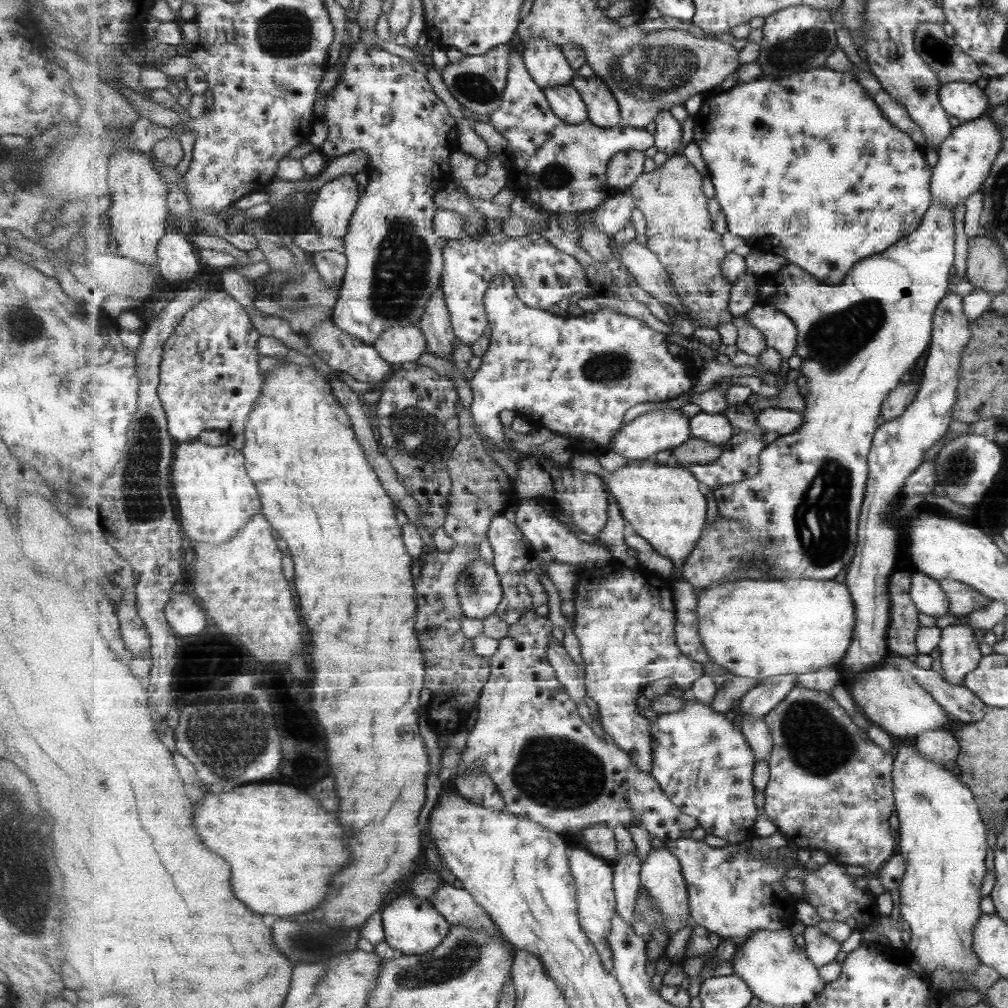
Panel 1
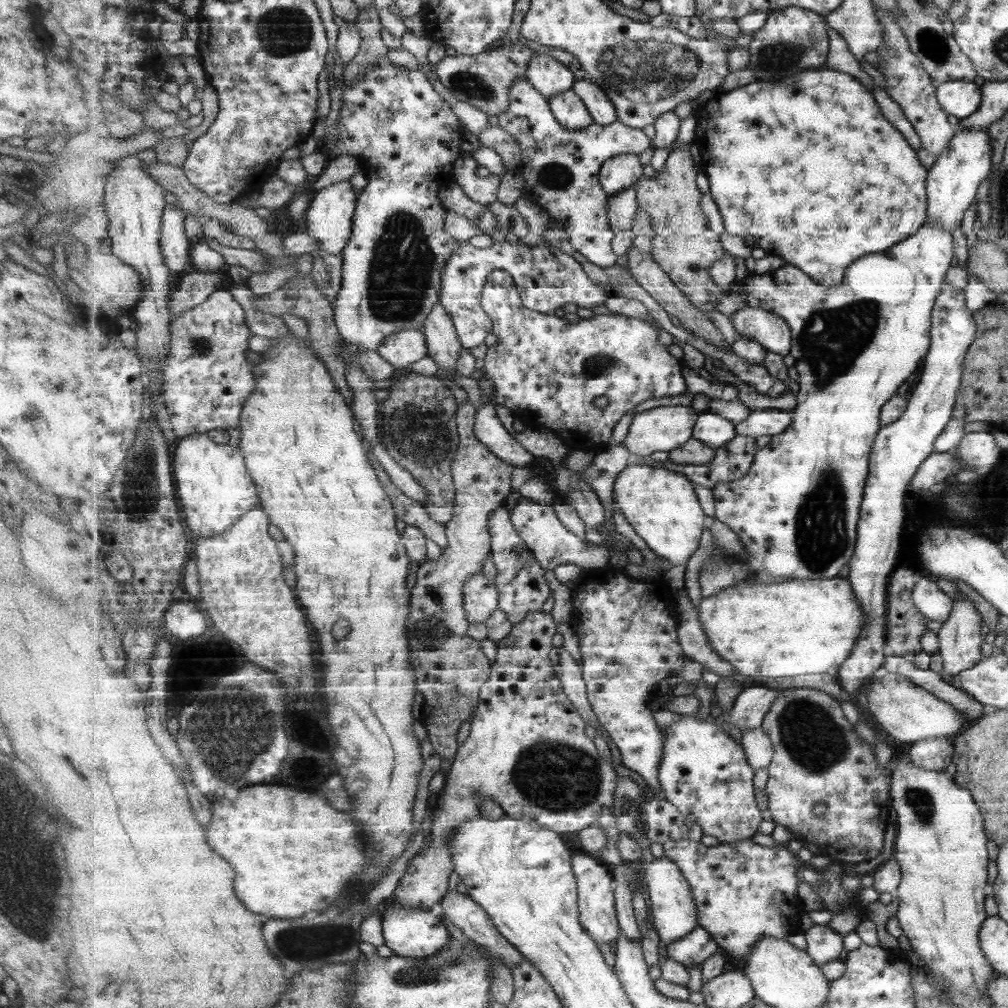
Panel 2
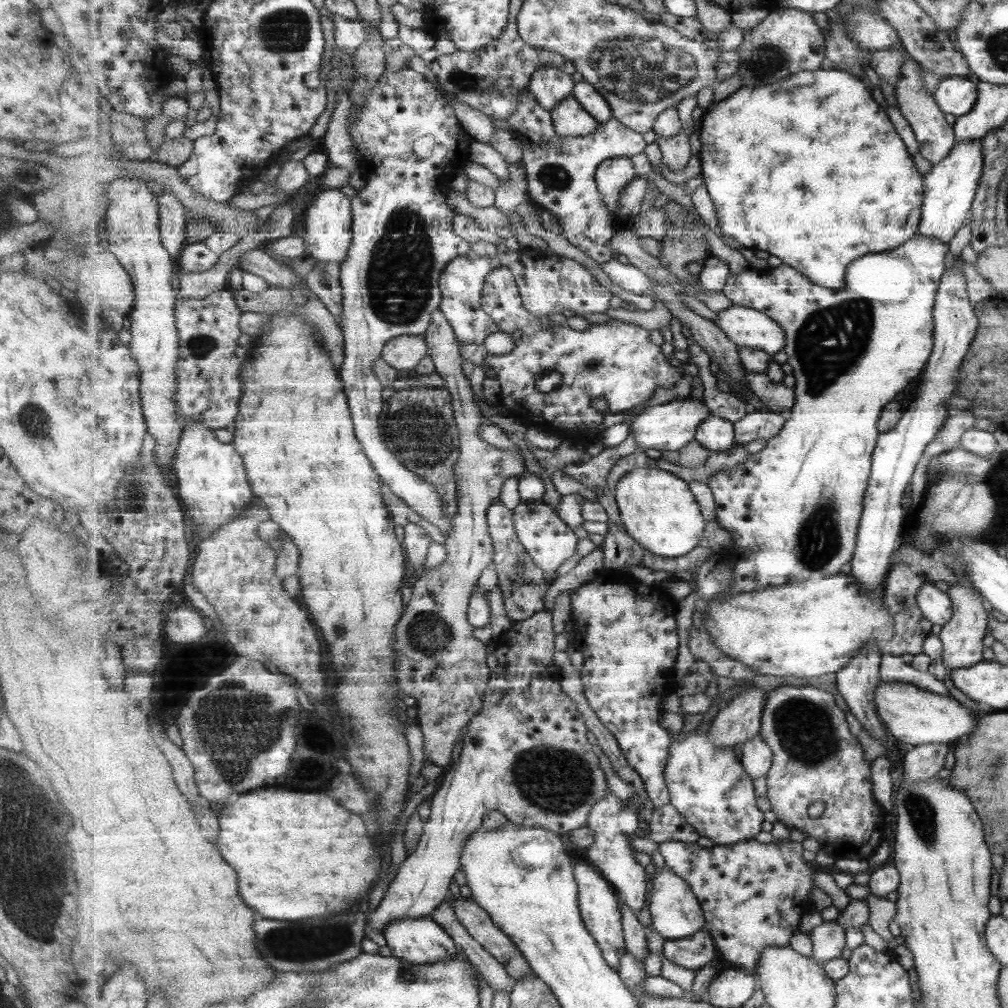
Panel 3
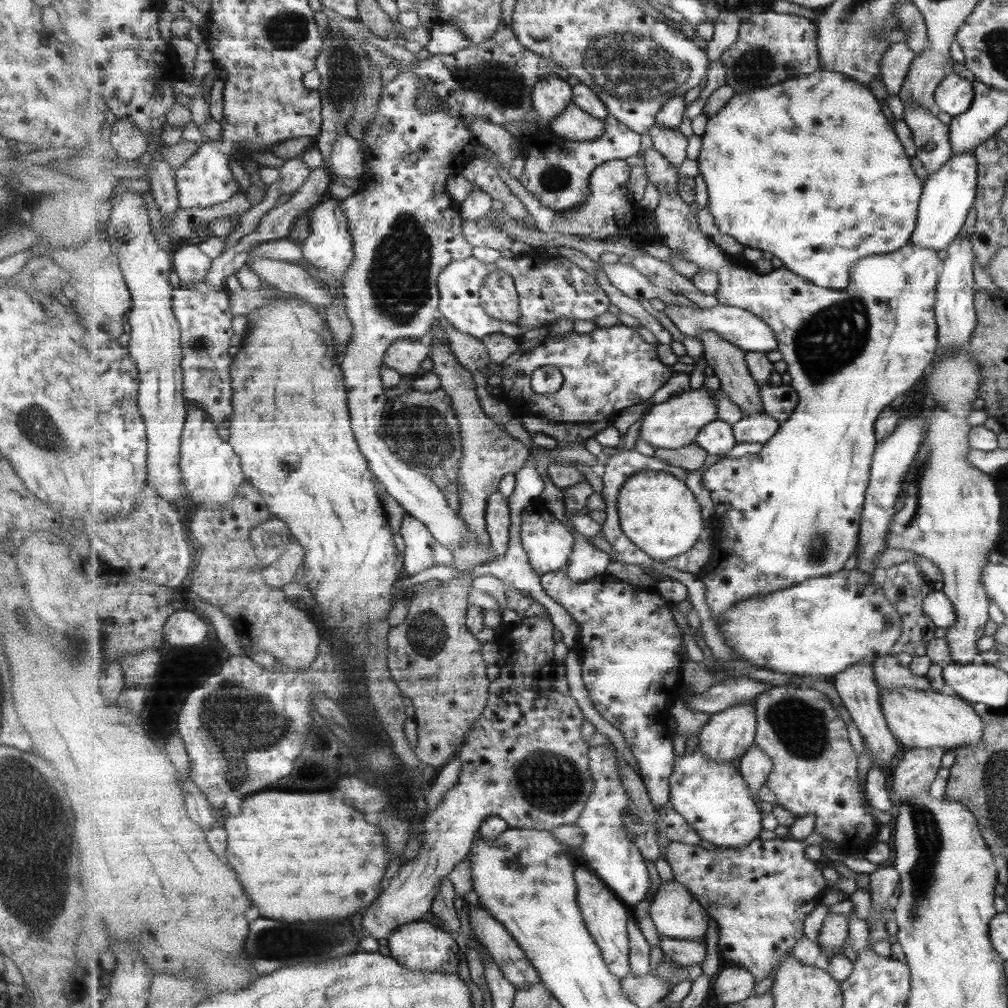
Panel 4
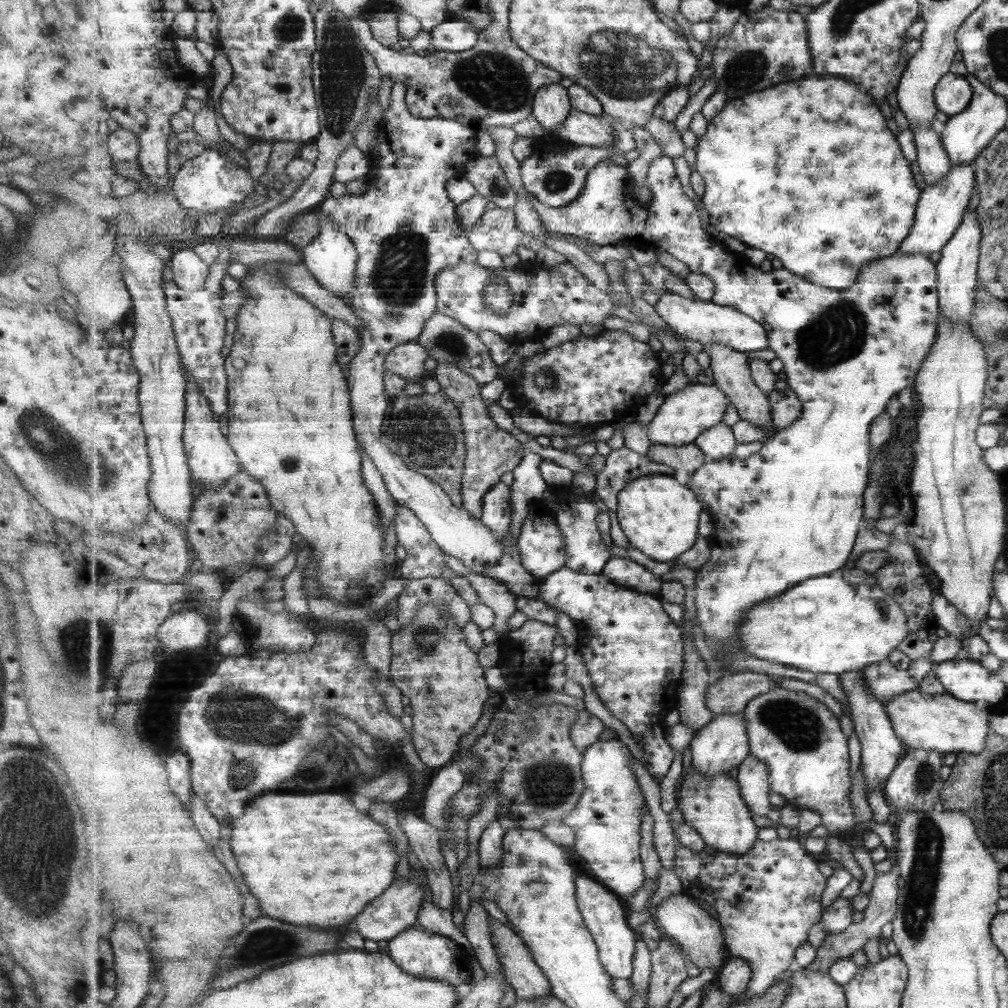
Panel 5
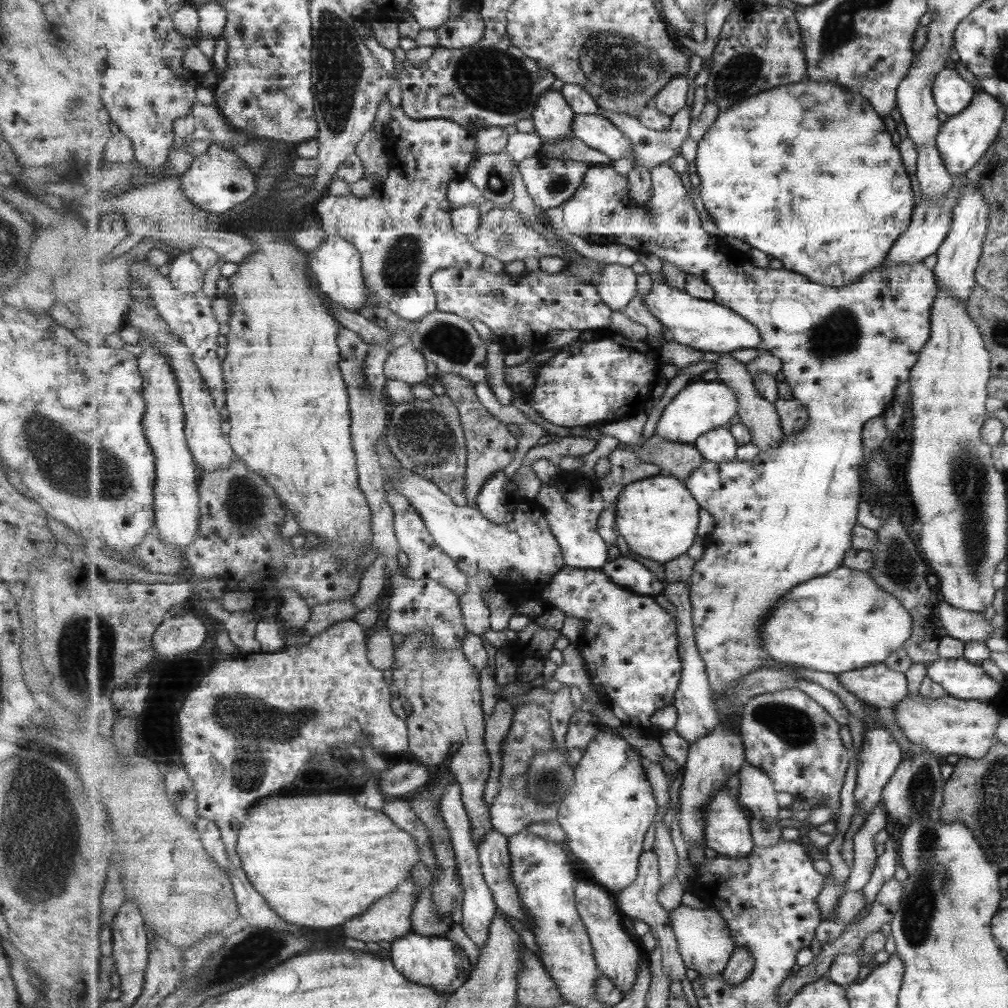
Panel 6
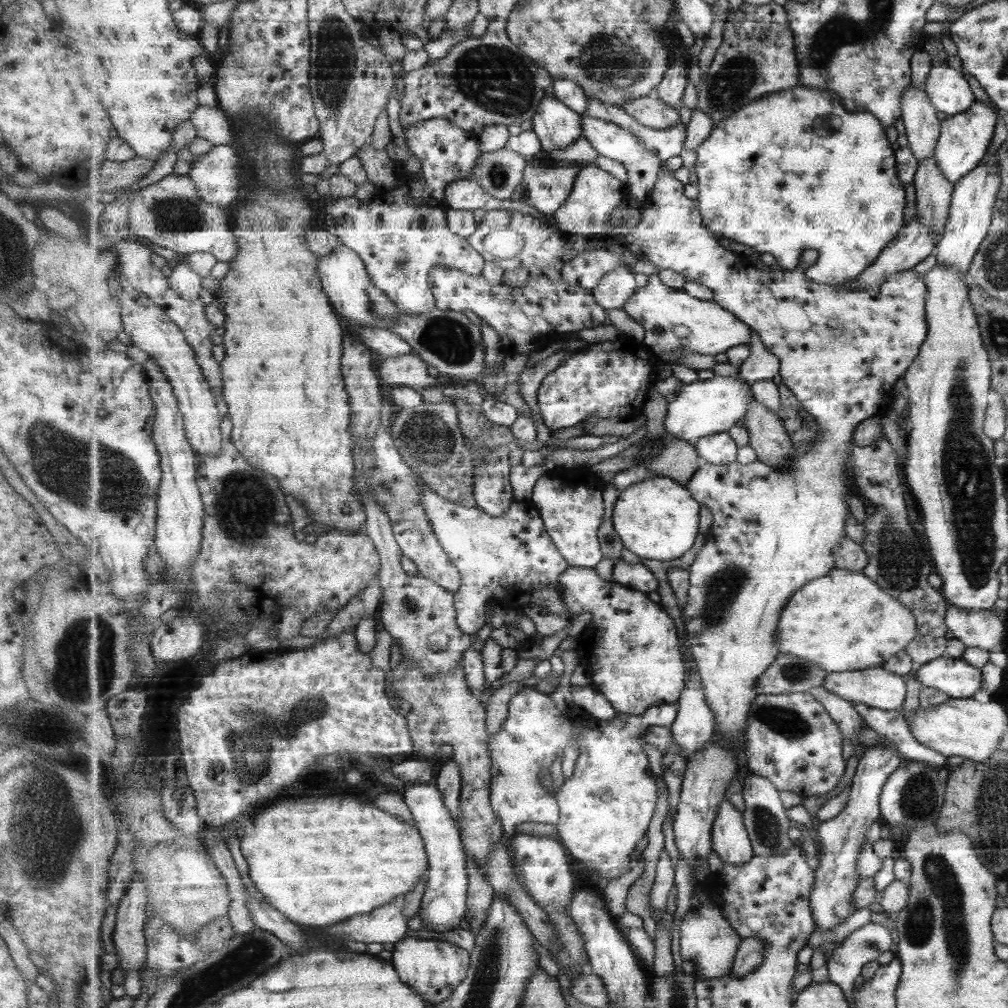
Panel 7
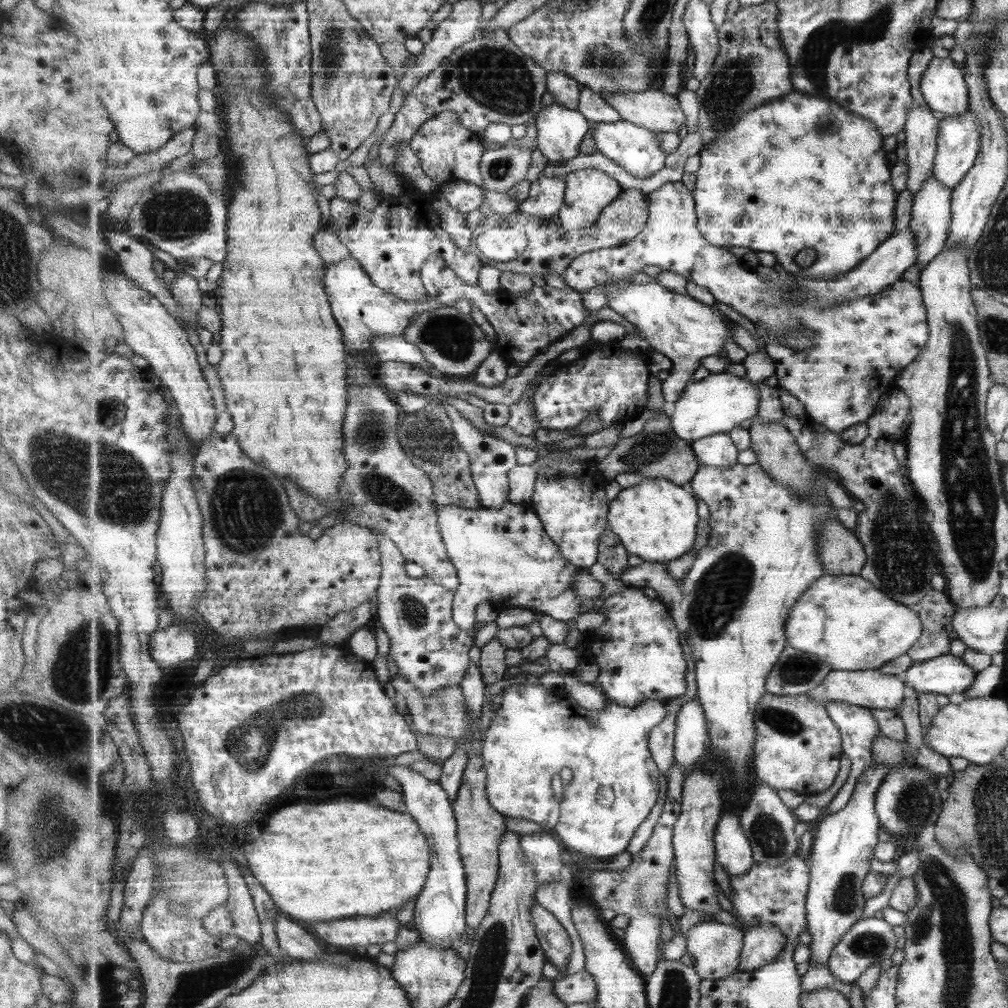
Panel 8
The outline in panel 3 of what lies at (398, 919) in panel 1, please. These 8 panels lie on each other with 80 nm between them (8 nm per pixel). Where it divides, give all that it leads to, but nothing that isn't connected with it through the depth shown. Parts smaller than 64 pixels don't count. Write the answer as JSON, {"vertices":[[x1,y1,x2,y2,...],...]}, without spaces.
{"vertices":[[432,915,394,920,383,933,388,940,392,955,415,965,433,965,441,961,449,961,461,949,453,937,445,932,444,927,437,924]]}

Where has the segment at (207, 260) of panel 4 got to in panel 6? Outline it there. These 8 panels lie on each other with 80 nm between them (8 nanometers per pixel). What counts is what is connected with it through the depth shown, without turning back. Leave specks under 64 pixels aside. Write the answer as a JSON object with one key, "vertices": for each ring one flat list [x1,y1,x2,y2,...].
{"vertices":[[191,251,179,252,169,262,170,272,167,280,185,293,195,294,203,288,205,273,194,261]]}

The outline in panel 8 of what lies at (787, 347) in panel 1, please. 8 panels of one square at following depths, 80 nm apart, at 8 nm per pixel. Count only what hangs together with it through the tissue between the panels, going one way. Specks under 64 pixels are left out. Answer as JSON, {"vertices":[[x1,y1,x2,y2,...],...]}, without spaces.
{"vertices":[[633,282,622,287,607,287,606,293,608,306,641,330,647,351,661,352,673,361,673,369,662,385,663,397,670,409,681,400,685,389,693,382,695,372,702,367,701,361,719,354,727,340,732,340,727,325,730,319,716,309,716,305,699,302,691,295,671,292,659,282,638,285]]}

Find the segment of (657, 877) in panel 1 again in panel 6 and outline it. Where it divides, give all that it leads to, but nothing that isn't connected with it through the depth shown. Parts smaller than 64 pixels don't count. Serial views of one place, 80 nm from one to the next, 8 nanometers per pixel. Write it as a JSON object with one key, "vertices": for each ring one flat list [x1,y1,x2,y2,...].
{"vertices":[[679,905,670,912,670,915,679,943,679,953,687,969,699,972,699,976,721,977,726,967,729,967,729,962,738,947,728,920,725,920,725,917,721,916,721,913,713,906,695,909]]}

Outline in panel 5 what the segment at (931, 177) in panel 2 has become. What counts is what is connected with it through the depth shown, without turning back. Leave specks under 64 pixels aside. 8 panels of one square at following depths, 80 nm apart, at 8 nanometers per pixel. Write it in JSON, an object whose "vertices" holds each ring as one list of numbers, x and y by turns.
{"vertices":[[964,162,964,164,950,167,949,172,940,182,925,186,917,201,916,222,912,224,908,236,901,242,897,251,905,254,927,255,931,252,940,252,963,220,967,202,973,192,974,175,971,163]]}

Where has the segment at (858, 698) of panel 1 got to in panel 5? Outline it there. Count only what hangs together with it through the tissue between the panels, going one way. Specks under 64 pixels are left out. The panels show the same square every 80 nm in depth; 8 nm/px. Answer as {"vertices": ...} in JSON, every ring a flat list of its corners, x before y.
{"vertices":[[911,689,903,694,894,696,893,700,886,705,886,708,896,735,913,749,940,752,942,755,949,754,949,752,979,754,979,752,984,750,990,723,987,706,986,710,979,710,979,706,975,708,973,703,957,700,956,697,951,697,949,694,941,693,931,696,916,689]]}

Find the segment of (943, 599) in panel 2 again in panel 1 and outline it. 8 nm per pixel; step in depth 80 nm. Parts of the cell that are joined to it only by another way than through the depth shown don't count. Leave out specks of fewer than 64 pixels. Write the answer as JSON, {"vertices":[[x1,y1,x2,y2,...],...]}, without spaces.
{"vertices":[[915,572,912,580,912,601,921,614,934,619,948,614,949,601,940,589,938,581,919,572]]}

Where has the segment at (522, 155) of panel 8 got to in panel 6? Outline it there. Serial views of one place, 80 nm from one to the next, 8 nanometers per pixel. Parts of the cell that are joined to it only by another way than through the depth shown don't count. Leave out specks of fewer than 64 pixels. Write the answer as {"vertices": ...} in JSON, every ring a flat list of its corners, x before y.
{"vertices":[[506,151,499,154,477,153,468,170,468,179,484,192,486,200,499,206,514,199,514,164,516,160]]}

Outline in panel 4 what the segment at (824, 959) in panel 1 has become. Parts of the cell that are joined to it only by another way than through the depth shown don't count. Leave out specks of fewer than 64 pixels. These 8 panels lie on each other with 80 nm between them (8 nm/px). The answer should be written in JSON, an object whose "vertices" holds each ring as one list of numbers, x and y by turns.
{"vertices":[[828,913,819,933,821,953,841,955,842,944,850,936,850,918,847,915]]}

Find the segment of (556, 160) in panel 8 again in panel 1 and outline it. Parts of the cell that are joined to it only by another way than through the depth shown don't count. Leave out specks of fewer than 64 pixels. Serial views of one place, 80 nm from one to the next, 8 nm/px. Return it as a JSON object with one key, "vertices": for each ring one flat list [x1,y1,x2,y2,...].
{"vertices":[[544,37,525,41,524,61,533,80,544,90,562,84,572,84,576,69,569,64,563,47]]}

